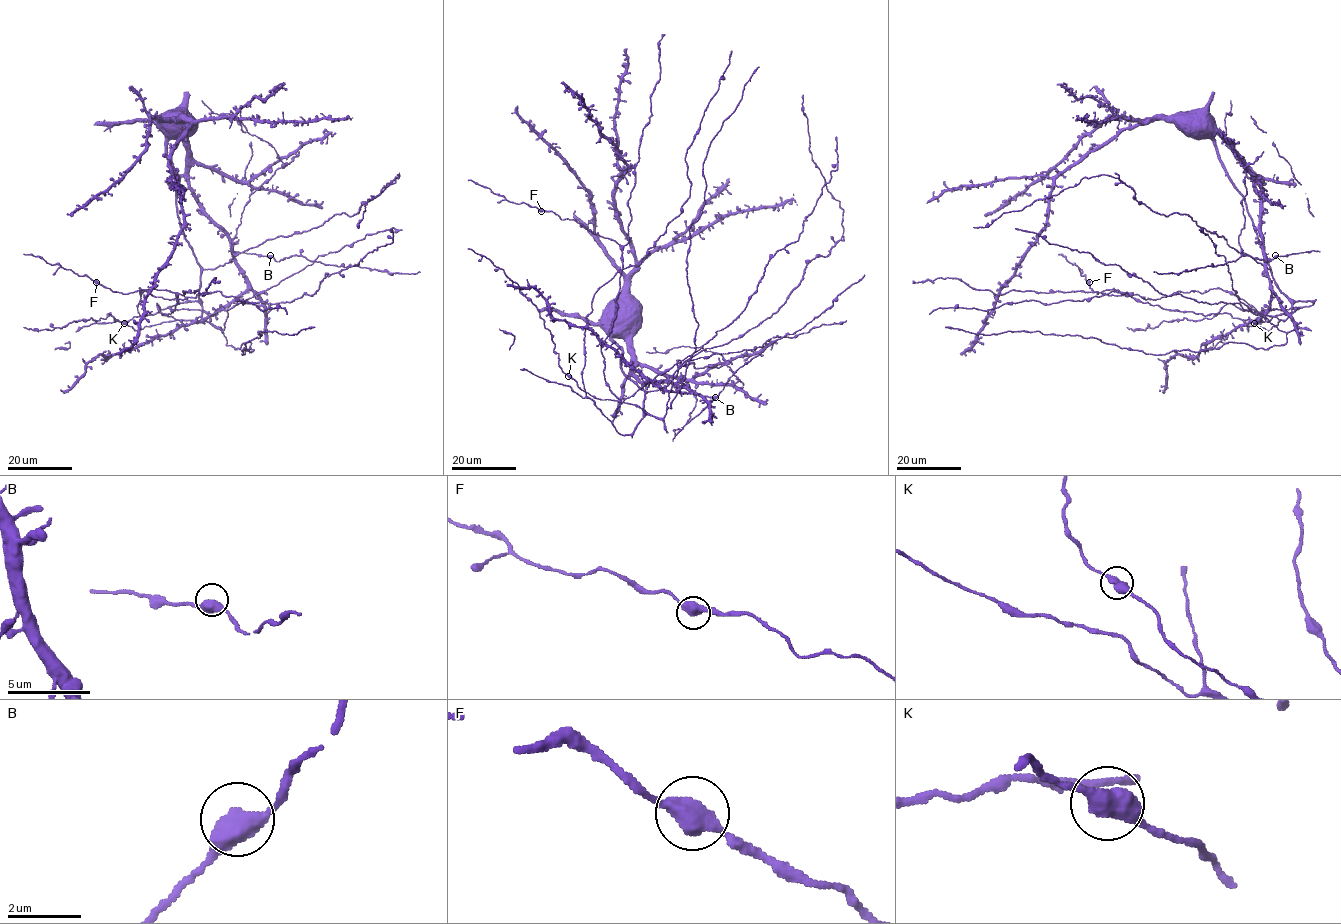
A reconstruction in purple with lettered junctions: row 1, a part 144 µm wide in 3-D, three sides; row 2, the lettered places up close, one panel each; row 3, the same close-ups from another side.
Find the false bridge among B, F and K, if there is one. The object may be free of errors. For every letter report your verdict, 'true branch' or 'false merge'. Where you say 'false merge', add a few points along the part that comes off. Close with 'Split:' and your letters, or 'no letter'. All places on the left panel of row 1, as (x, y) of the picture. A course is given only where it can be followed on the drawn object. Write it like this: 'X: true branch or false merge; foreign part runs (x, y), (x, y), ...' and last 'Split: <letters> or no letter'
B: true branch
F: true branch
K: true branch
Split: no letter

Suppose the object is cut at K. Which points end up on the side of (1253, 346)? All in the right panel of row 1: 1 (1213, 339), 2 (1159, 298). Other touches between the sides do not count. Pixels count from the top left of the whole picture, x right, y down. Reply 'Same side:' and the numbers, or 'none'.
Same side: 1, 2

